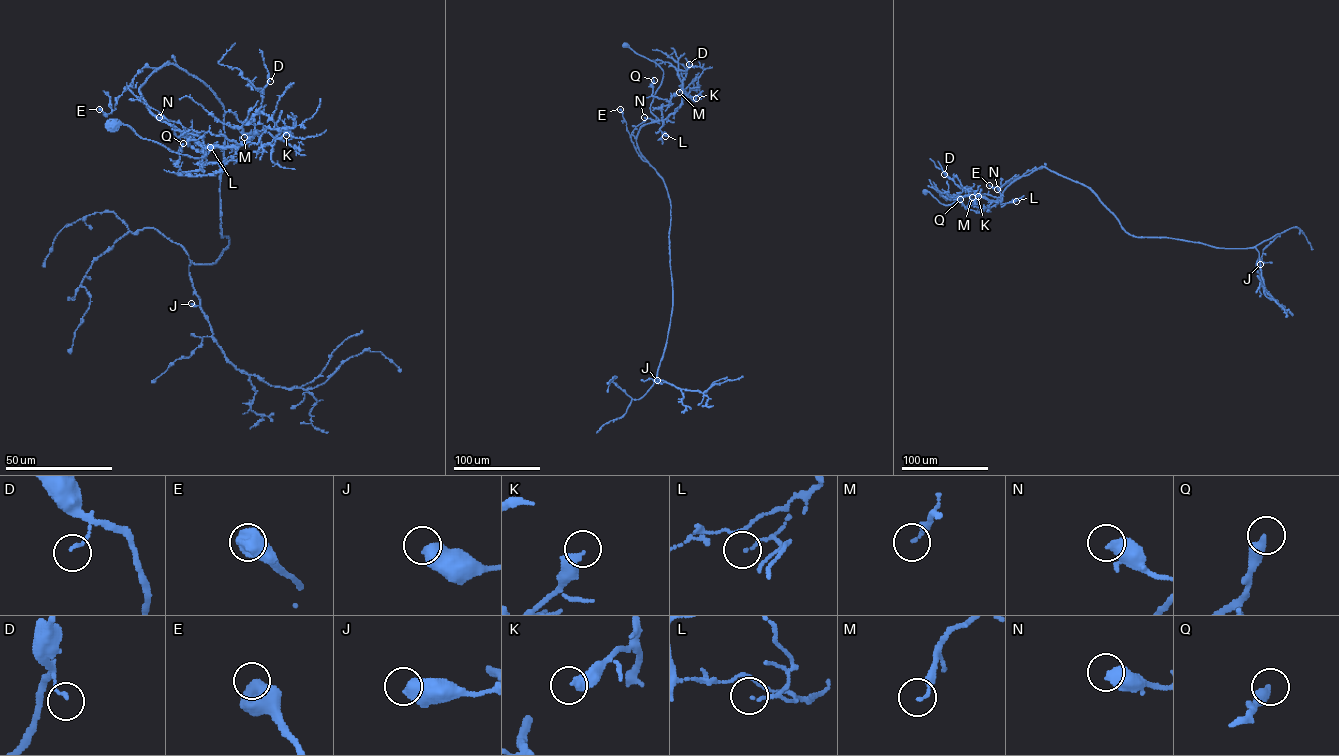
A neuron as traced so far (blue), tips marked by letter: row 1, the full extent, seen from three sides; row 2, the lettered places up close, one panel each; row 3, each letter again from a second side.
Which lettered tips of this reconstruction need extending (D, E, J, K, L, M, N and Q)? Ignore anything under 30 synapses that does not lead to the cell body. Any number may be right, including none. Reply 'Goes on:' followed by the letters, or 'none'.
Goes on: Q

